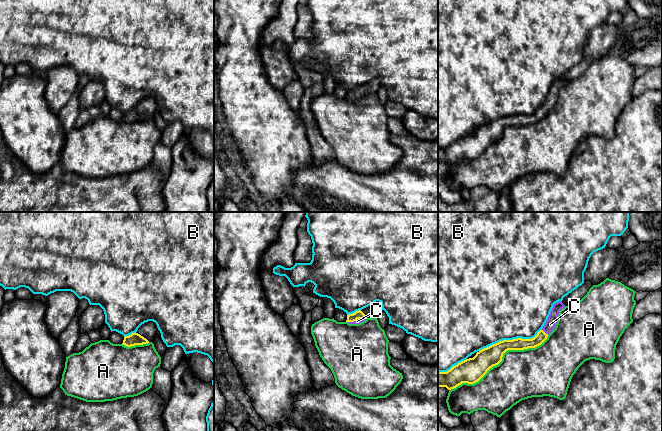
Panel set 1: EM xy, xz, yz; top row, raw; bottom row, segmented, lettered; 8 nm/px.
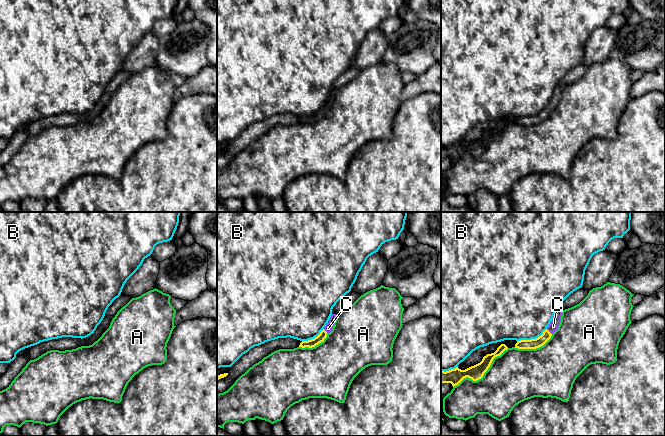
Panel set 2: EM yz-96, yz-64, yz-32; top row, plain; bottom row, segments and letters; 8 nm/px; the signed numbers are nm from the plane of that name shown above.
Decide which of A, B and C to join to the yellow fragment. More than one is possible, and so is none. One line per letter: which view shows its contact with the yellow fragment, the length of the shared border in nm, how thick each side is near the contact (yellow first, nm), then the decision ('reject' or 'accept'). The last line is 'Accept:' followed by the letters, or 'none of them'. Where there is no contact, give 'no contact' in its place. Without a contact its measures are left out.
A: yz | 900 nm | 190/400 nm | reject
B: yz | 550 nm | 160/480 nm | reject
C: yz | 70 nm | 100/90 nm | accept
Accept: C

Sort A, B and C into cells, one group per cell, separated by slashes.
A / B / C

